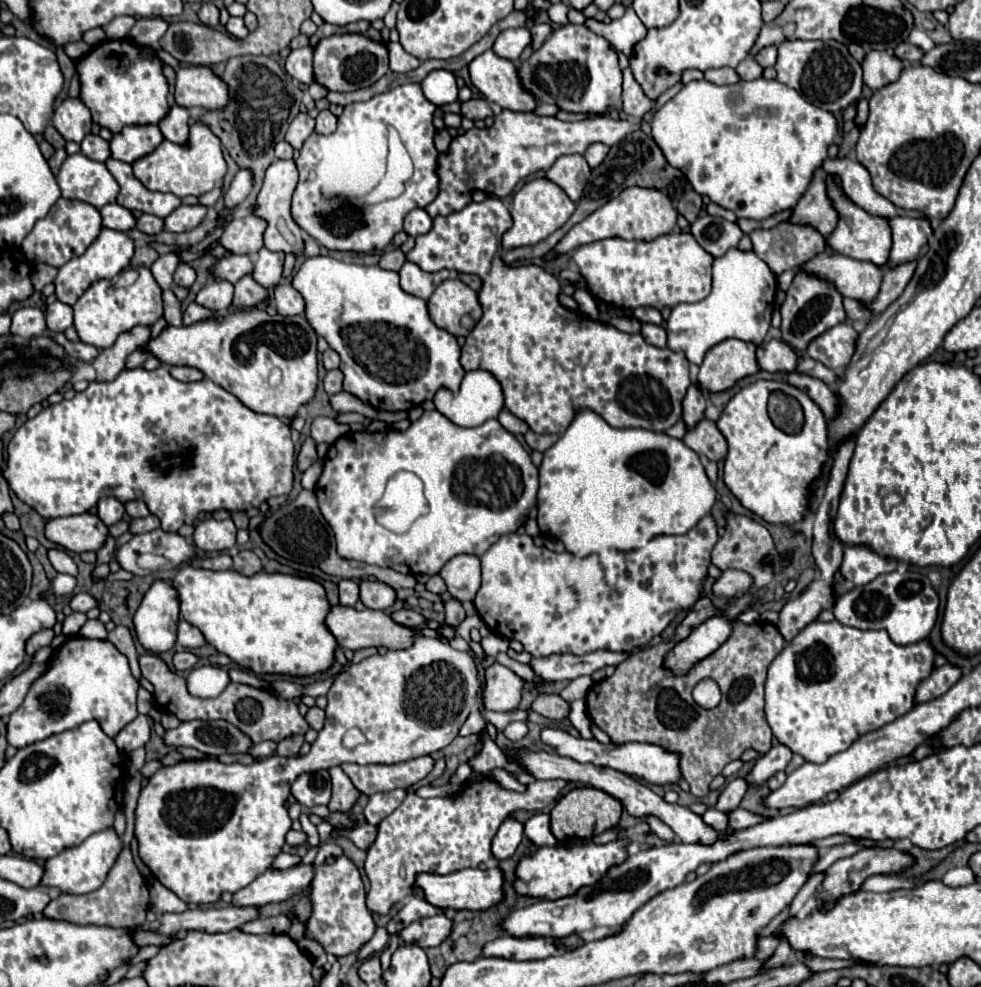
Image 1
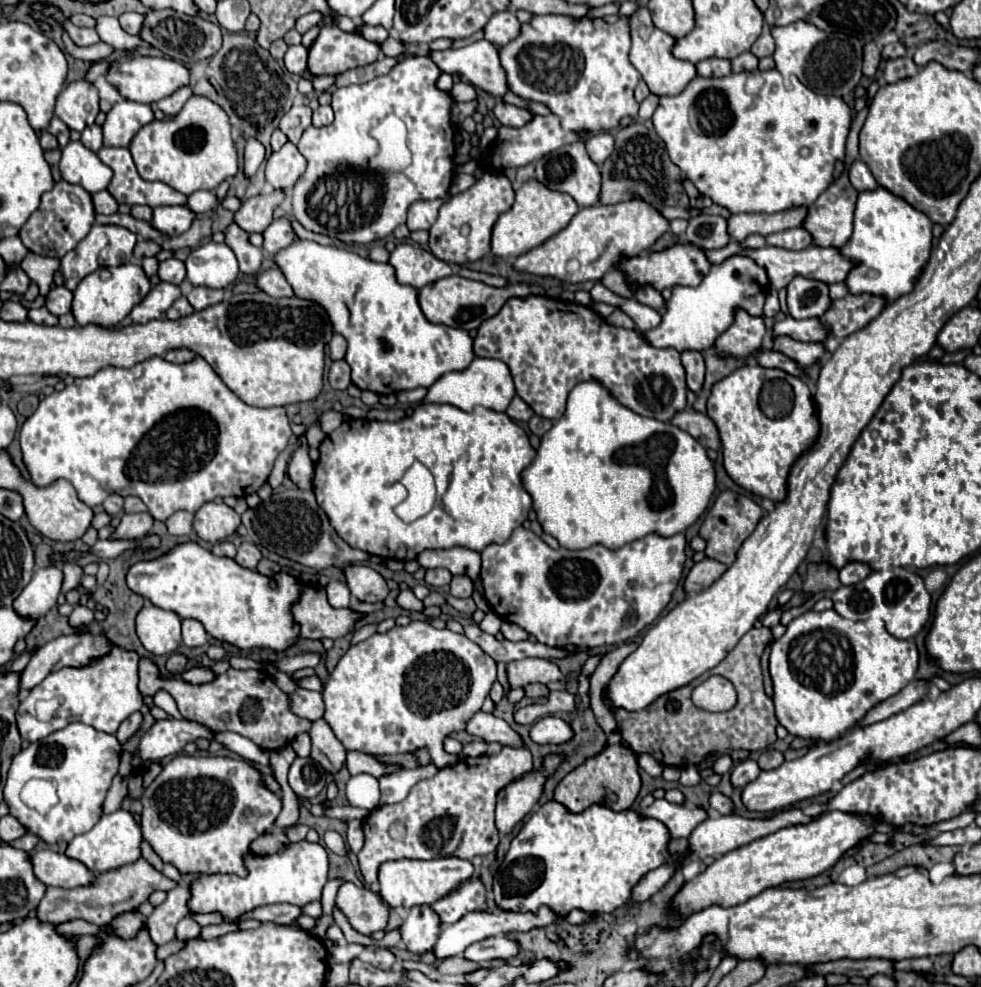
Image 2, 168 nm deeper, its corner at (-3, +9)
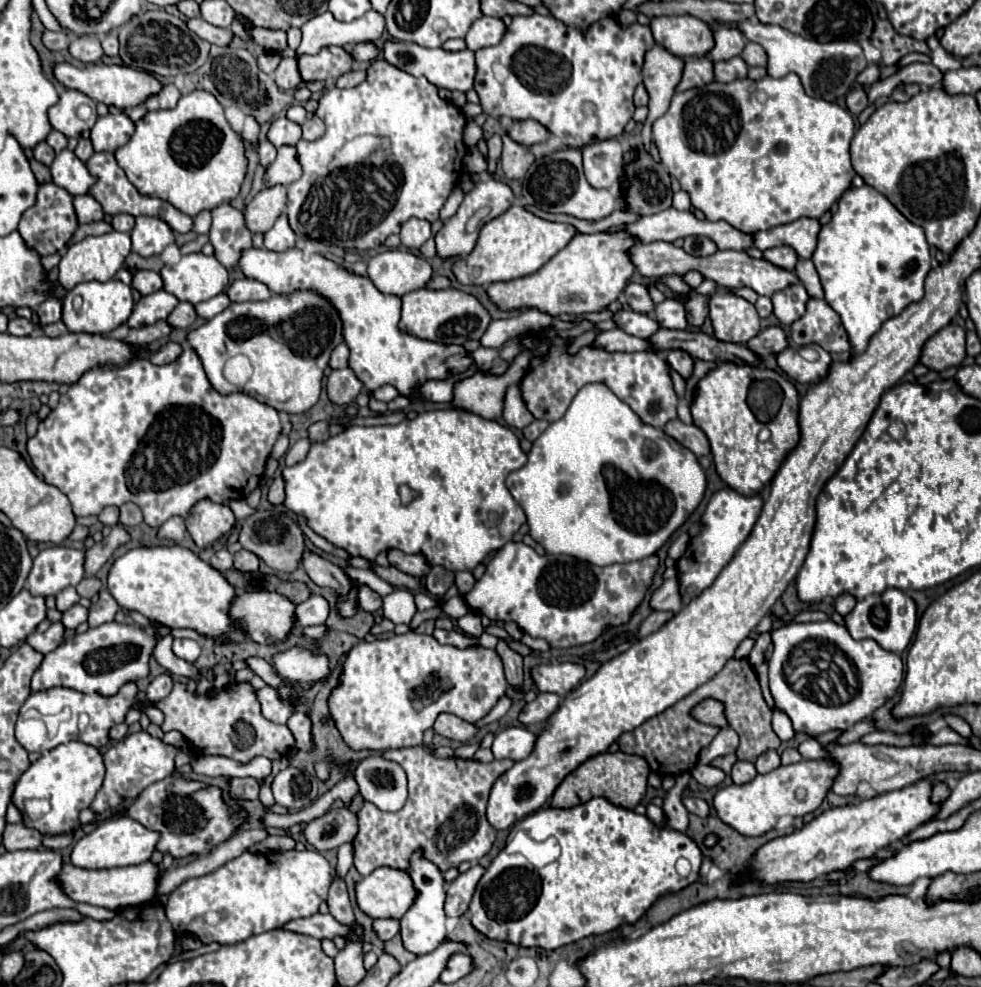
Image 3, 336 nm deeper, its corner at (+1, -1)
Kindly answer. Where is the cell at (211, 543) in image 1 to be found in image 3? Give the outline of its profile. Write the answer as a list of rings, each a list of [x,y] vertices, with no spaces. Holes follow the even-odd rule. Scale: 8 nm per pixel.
[[[210,499],[198,501],[186,517],[186,529],[200,549],[214,545],[234,527],[234,523],[236,519],[230,507],[212,503]]]

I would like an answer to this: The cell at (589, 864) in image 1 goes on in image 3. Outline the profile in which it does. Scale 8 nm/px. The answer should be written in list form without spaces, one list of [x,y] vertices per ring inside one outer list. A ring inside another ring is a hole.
[[[596,797],[572,809],[540,809],[522,819],[516,829],[524,829],[532,835],[534,841],[556,837],[562,847],[560,859],[542,869],[534,869],[526,867],[526,861],[518,859],[520,855],[498,853],[498,857],[482,875],[470,901],[470,919],[472,925],[486,937],[502,939],[522,947],[558,949],[582,937],[602,935],[624,923],[634,923],[660,895],[680,891],[688,883],[696,881],[702,863],[700,847],[684,833],[668,827],[658,829],[646,815],[616,807],[602,797]],[[680,857],[686,857],[692,863],[692,875],[688,879],[680,877],[676,871],[676,861]]]

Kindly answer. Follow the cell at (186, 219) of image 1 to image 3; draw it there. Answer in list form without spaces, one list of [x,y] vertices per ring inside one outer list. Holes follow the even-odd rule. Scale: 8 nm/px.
[[[136,217],[136,227],[130,233],[132,249],[142,255],[160,255],[168,245],[176,241],[172,227],[158,217]]]

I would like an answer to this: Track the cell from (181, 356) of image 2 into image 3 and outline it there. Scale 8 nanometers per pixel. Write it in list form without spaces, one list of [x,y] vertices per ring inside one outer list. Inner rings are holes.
[[[166,343],[162,349],[158,349],[156,353],[150,355],[150,361],[154,365],[166,365],[166,363],[174,363],[174,359],[178,359],[178,355],[182,355],[182,347],[178,343]]]

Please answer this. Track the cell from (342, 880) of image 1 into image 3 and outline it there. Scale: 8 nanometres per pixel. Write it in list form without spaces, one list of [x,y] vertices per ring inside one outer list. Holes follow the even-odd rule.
[[[374,919],[372,921],[372,929],[378,935],[378,939],[388,941],[400,931],[400,923],[396,919]]]

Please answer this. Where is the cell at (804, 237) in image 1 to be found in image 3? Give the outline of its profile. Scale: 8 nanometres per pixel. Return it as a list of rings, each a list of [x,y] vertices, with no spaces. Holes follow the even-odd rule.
[[[782,245],[782,247],[766,249],[764,251],[764,259],[770,261],[770,263],[774,263],[774,265],[778,265],[778,267],[782,267],[782,269],[792,271],[796,267],[796,263],[798,263],[798,253],[792,247]]]

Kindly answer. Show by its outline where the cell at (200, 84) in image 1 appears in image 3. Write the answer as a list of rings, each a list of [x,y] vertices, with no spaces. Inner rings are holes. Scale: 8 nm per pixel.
[[[58,63],[54,67],[54,75],[56,79],[68,87],[68,89],[76,89],[86,93],[88,97],[92,97],[94,101],[100,101],[104,105],[114,105],[122,111],[130,111],[136,105],[144,103],[150,95],[158,95],[158,91],[162,91],[162,83],[150,75],[148,71],[138,71],[134,67],[126,67],[126,65],[104,65],[104,63],[94,63],[94,65],[86,65],[84,69],[78,69],[70,63]]]

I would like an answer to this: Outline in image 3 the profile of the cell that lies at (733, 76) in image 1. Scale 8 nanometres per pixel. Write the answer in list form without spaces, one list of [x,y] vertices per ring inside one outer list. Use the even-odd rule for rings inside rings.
[[[700,57],[694,61],[686,61],[678,91],[686,91],[690,87],[702,87],[712,81],[714,81],[714,63],[710,59]]]

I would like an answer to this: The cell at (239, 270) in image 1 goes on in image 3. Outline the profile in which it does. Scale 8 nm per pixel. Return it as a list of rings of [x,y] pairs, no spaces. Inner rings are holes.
[[[204,253],[184,255],[176,265],[166,265],[160,275],[168,293],[194,305],[216,297],[228,287],[226,267],[214,255]]]

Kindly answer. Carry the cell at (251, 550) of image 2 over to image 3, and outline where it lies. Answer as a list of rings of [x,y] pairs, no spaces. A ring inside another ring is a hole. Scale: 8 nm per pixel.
[[[242,549],[234,555],[234,569],[238,569],[238,571],[244,571],[244,573],[258,571],[258,563],[260,563],[260,559],[246,549]]]

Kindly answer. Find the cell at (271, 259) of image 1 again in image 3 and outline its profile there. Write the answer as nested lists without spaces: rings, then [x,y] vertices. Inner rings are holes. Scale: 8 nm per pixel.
[[[282,213],[278,217],[278,221],[274,223],[274,227],[264,235],[264,249],[268,251],[286,251],[290,247],[294,247],[296,235],[288,225],[286,213]]]

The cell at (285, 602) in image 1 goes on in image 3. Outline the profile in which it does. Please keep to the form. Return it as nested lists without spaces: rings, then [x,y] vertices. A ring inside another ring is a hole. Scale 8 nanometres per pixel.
[[[180,545],[130,549],[124,557],[114,561],[108,573],[108,591],[124,609],[138,611],[150,621],[172,629],[194,629],[214,639],[218,645],[230,643],[232,633],[240,633],[234,631],[234,623],[230,623],[230,615],[226,615],[226,611],[230,611],[230,599],[236,595],[234,585],[194,551]]]

